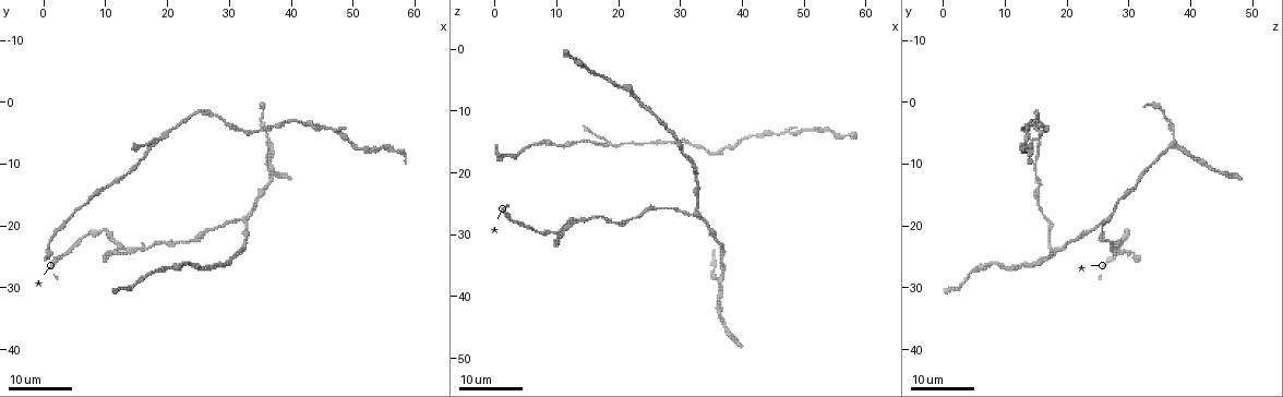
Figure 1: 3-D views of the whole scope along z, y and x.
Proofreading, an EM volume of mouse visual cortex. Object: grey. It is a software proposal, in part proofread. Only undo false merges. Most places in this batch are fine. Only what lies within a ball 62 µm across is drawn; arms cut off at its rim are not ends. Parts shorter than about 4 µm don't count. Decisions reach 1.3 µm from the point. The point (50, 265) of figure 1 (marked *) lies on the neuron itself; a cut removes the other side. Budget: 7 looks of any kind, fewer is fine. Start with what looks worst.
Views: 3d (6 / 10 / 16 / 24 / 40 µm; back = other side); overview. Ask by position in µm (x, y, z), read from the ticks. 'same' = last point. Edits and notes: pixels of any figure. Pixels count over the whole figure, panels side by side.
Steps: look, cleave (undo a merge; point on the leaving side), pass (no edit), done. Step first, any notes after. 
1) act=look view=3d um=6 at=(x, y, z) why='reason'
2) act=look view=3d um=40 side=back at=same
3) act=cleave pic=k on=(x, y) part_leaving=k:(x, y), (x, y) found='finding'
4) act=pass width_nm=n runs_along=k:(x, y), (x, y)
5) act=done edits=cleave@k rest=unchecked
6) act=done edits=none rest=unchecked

act=look view=3d um=24 at=(33.0, 19.0, 26.0) why='two arms in line, one across'

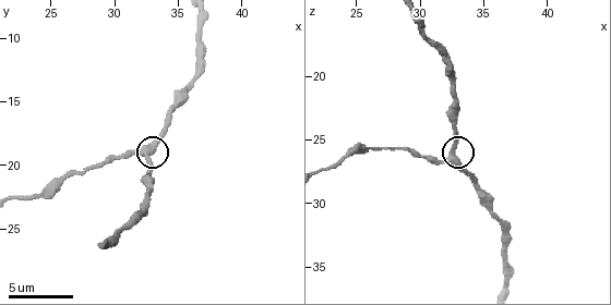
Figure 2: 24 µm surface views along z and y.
act=look view=3d um=10 at=(32.6, 19.2, 26.0) why='closer look'

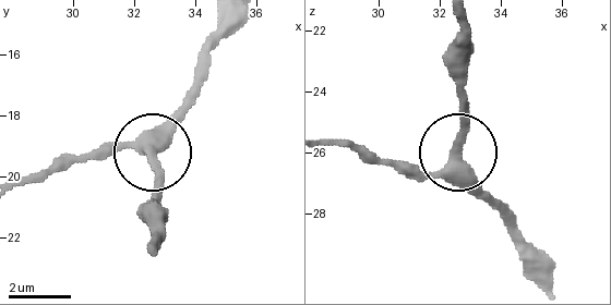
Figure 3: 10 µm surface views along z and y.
act=pass runs_along=3:(21, 186), (130, 144), (154, 149), (190, 108) found='one neuron here'

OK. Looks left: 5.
act=look view=3d um=16 at=(18.5, 6.0, 15.5) why='three arms meet'

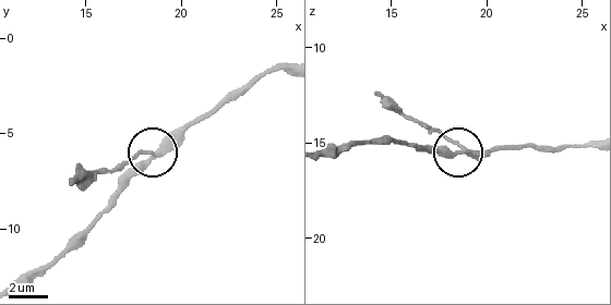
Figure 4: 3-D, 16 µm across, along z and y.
act=look view=3d um=10 at=(18.8, 5.9, 15.4)

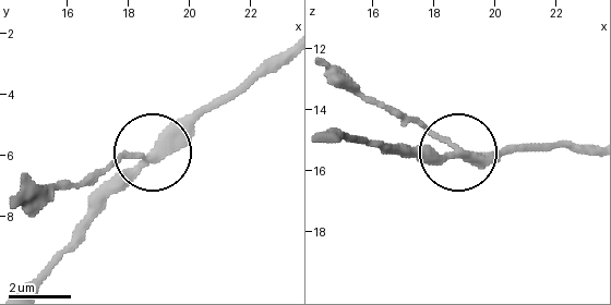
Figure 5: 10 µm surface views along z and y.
act=pass width_nm=270 runs_along=5:(325, 139), (453, 153), (398, 110) found='continuous, no second neuron'

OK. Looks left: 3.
act=look view=3d um=16 at=(36.0, 6.5, 38.0) why='thin arm on a thick one'

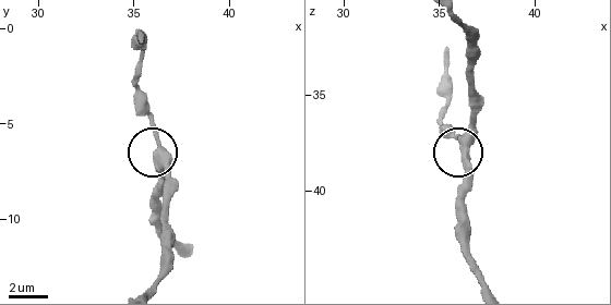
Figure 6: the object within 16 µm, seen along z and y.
act=look view=3d um=10 at=same

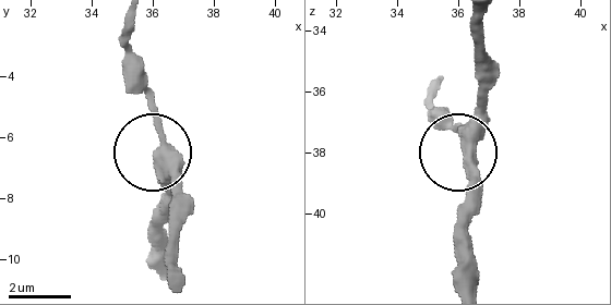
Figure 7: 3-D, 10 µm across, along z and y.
act=pass side_arm_um=9 runs_along=7:(167, 273), (175, 172), (159, 146), (143, 58) found='continuous, no second neuron'

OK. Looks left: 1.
act=done edits=none rest=unchecked

